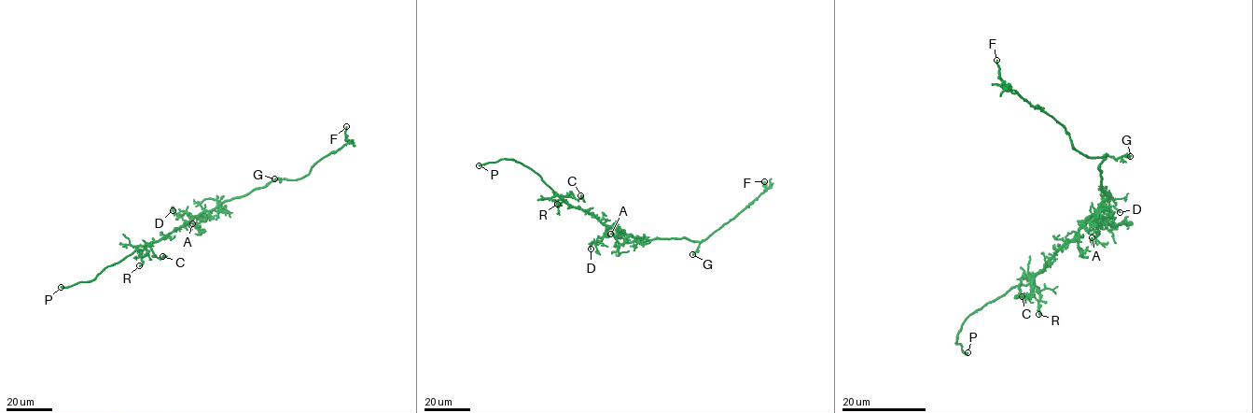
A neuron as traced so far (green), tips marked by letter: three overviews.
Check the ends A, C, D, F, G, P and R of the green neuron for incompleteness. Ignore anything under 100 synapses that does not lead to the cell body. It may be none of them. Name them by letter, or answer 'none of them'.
P

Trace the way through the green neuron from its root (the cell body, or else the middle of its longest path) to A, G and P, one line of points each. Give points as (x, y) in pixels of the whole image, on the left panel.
A: (211, 209), (202, 212), (201, 220), (196, 225), (192, 223)
G: (211, 209), (265, 187), (275, 178), (281, 179), (274, 178)
P: (211, 209), (151, 241), (145, 249), (135, 250), (105, 267), (92, 279), (61, 287)

